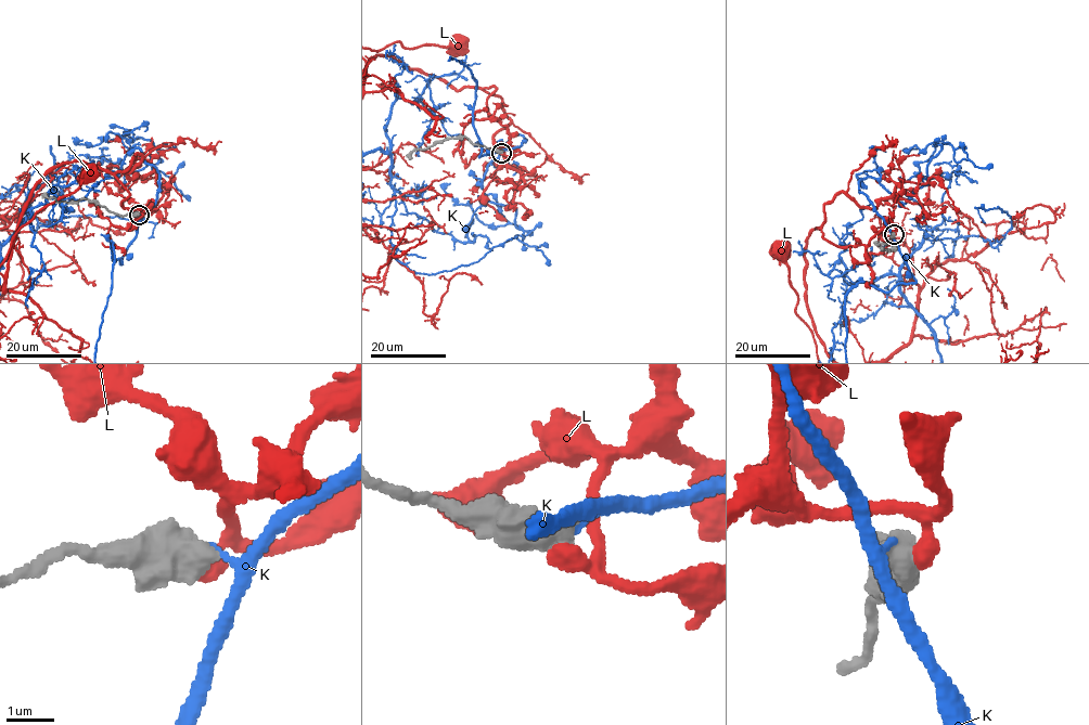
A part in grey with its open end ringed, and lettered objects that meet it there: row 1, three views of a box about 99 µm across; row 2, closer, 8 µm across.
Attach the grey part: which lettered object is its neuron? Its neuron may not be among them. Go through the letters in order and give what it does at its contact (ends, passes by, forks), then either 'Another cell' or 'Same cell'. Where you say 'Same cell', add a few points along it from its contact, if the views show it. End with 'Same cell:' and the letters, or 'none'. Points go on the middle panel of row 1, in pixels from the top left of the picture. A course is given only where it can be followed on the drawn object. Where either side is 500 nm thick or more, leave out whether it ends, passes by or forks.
K: Another cell
L: Another cell
Same cell: none

